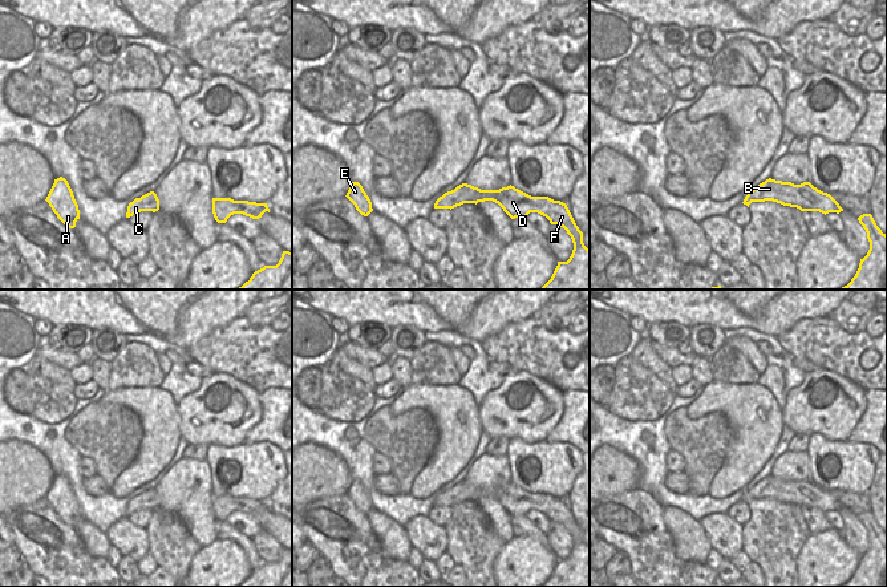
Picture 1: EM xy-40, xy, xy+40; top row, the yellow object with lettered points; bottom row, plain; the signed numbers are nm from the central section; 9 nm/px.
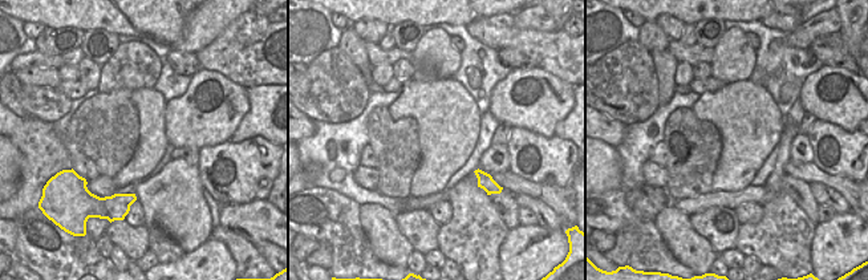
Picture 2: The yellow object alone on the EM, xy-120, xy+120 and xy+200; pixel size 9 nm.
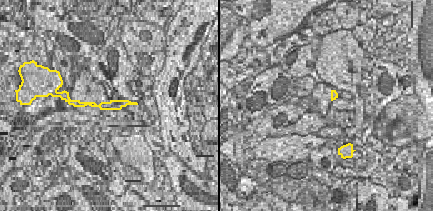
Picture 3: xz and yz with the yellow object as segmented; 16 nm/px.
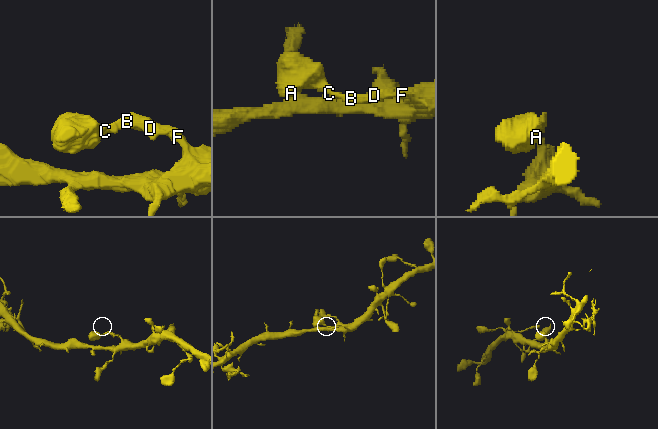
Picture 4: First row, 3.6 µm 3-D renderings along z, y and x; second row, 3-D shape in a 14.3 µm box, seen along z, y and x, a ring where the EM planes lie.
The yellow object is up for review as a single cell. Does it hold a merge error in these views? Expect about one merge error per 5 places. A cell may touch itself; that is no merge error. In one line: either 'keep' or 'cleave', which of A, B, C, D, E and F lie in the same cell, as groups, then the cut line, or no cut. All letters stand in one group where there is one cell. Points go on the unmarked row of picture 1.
keep | A B C D E F | no cut

